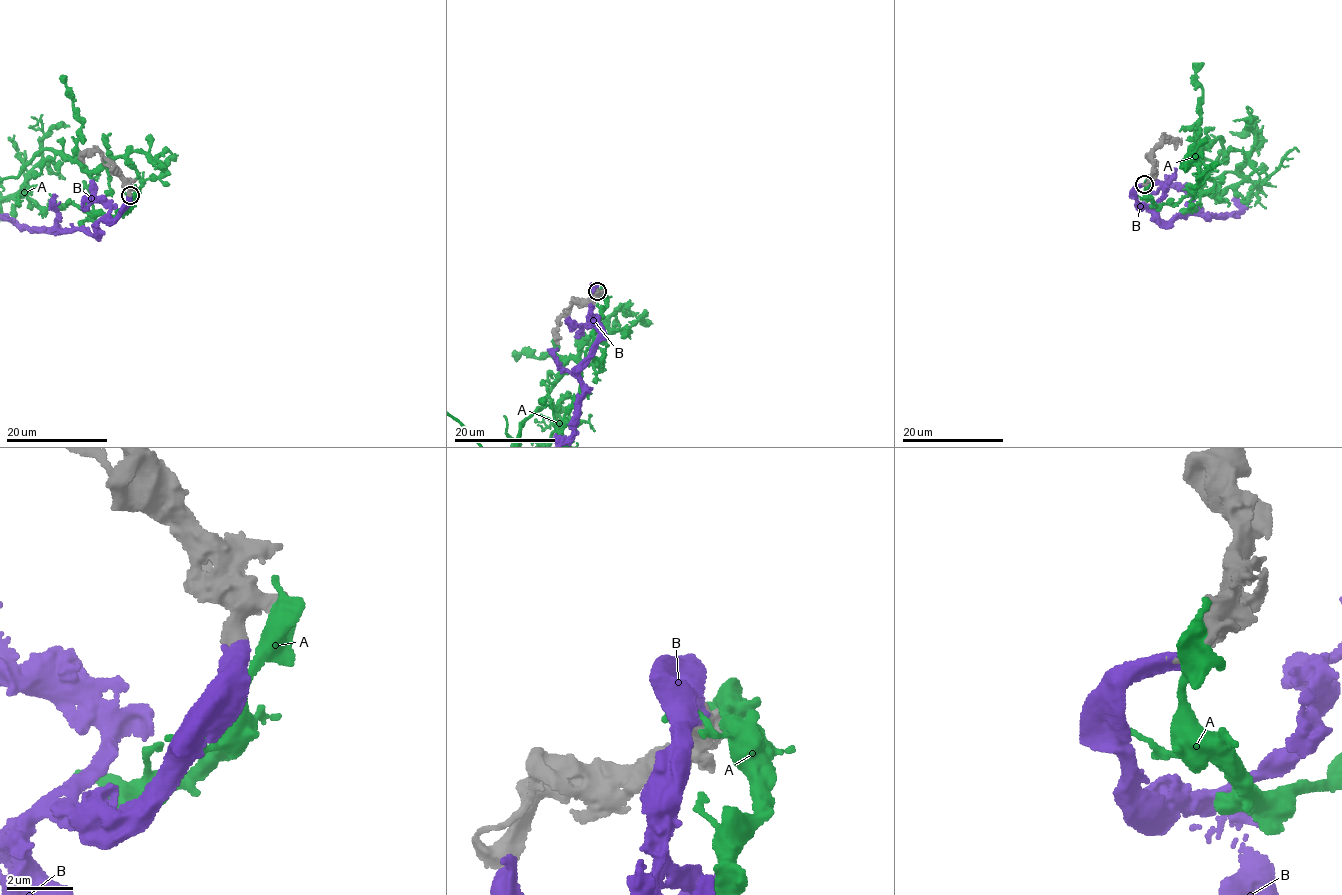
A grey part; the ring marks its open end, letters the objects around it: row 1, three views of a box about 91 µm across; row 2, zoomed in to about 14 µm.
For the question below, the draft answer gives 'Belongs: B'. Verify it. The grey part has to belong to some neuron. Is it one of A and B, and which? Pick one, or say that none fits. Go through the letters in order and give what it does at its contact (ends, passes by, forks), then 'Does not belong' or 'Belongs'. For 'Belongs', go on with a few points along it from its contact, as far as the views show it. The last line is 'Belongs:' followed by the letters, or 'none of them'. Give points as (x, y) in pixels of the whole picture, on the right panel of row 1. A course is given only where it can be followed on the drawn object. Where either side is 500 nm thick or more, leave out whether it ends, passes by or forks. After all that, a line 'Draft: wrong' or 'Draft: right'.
A: Does not belong
B: Belongs
Belongs: B
Draft: right

